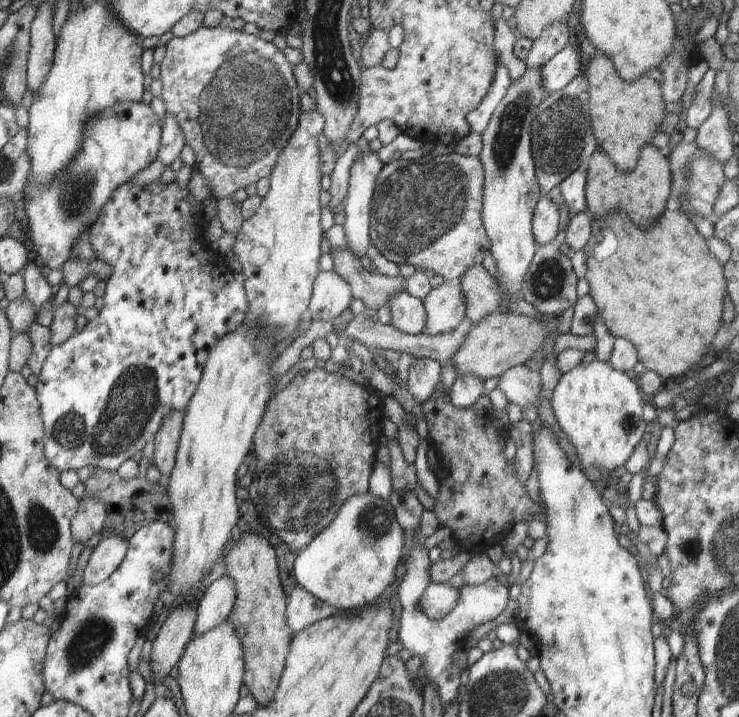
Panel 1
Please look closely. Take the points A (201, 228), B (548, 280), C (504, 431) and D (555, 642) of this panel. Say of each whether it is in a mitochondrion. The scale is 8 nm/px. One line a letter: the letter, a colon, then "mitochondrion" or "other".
A: other
B: mitochondrion
C: other
D: other

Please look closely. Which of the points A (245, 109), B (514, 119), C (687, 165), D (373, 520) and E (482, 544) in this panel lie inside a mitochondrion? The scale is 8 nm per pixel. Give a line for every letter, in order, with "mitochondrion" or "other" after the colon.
A: mitochondrion
B: mitochondrion
C: mitochondrion
D: mitochondrion
E: other

